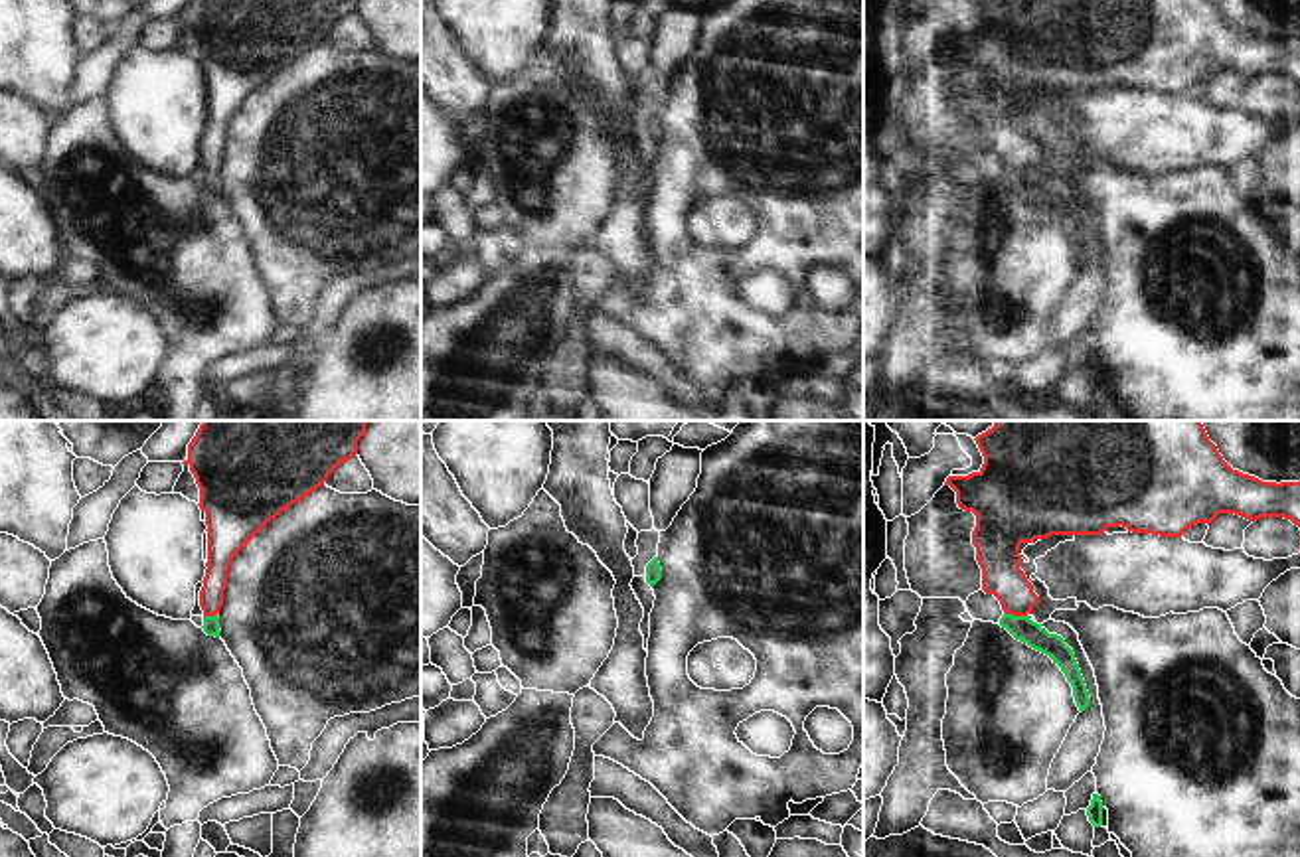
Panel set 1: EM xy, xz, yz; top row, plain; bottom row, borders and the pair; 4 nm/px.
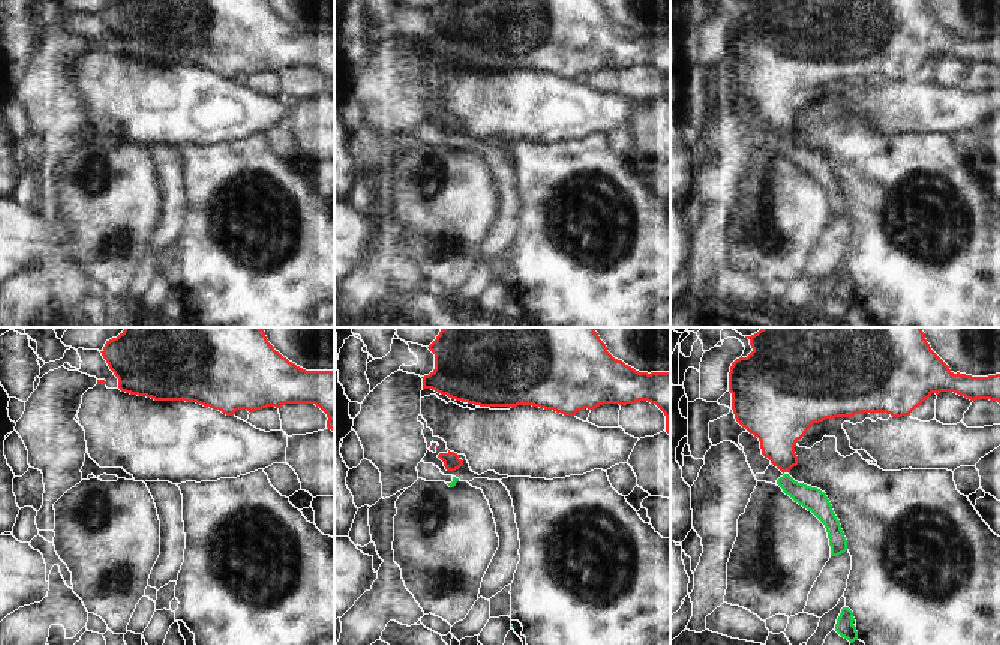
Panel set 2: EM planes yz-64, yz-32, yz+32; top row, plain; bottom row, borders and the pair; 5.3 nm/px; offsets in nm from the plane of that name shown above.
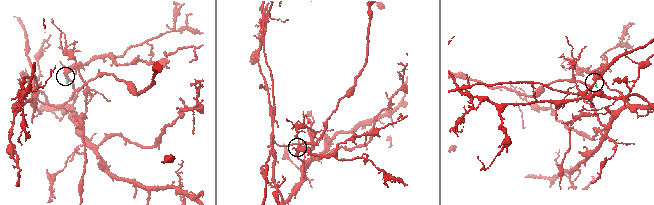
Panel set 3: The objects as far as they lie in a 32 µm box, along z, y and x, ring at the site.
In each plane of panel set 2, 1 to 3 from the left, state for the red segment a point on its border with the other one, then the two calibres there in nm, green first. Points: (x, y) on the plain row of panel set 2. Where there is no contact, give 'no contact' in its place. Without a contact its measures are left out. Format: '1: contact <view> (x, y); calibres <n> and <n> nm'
1: no contact
2: no contact
3: no contact

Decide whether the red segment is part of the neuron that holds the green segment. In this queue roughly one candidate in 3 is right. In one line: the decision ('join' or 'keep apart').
join

